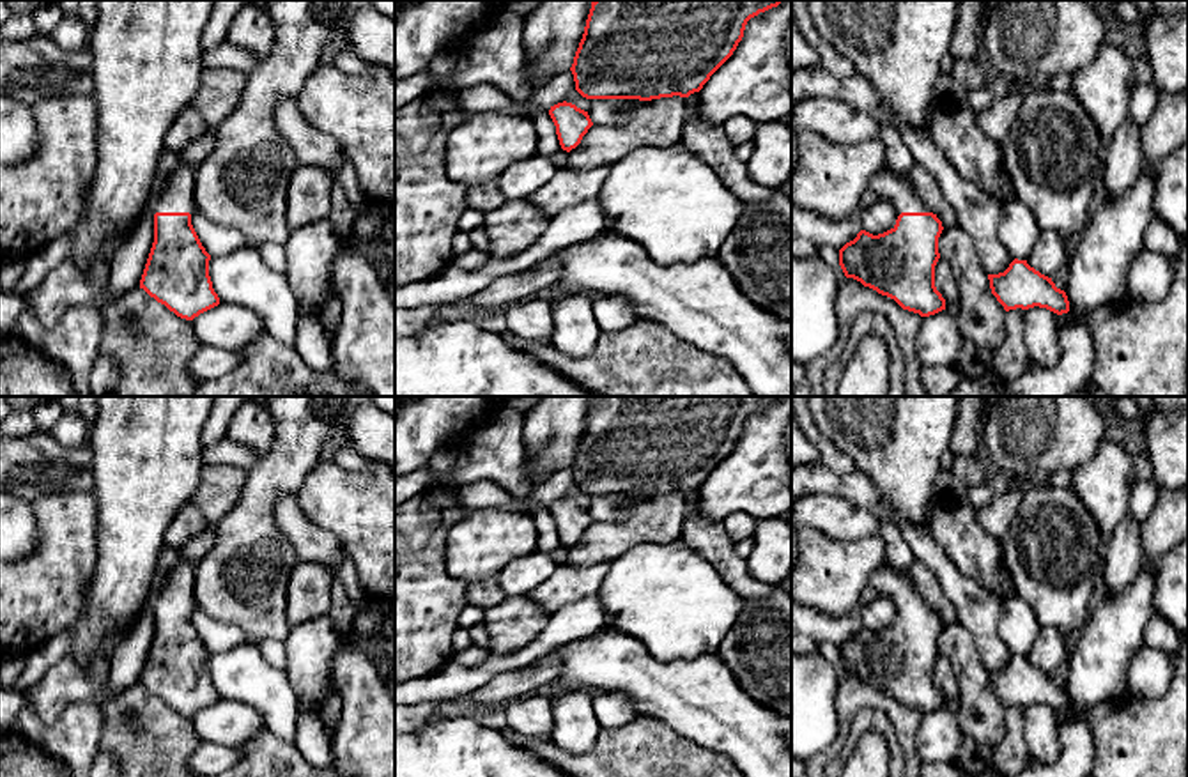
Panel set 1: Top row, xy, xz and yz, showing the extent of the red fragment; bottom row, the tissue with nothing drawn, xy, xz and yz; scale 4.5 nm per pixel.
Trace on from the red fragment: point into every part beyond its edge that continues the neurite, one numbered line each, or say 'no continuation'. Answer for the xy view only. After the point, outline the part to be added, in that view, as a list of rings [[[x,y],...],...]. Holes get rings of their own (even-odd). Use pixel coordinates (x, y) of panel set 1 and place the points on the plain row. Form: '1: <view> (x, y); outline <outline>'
1: xy (177, 592); outline [[[179,563],[170,572],[168,581],[150,598],[149,605],[156,609],[189,609],[197,607],[195,602],[195,566],[197,563]]]

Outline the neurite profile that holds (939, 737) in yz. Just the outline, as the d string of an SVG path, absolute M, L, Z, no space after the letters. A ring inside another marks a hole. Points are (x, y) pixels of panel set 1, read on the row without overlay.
M942 706L922 713L921 727L915 735L915 747L921 761L954 761L965 733L960 727L956 710Z

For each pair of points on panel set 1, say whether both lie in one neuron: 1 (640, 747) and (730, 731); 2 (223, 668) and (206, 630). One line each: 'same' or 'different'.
1: different
2: different

